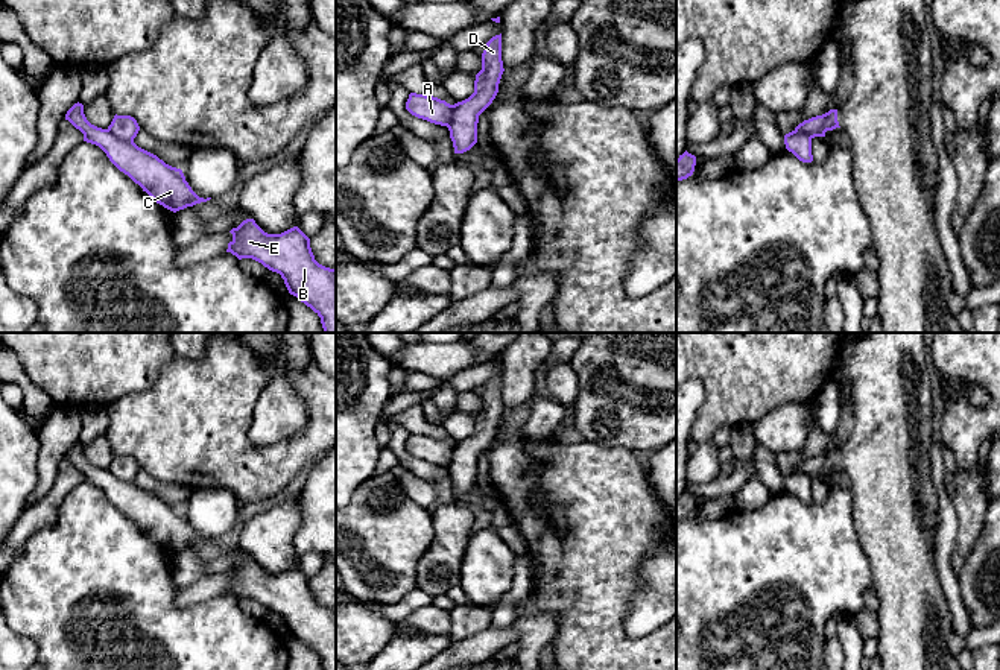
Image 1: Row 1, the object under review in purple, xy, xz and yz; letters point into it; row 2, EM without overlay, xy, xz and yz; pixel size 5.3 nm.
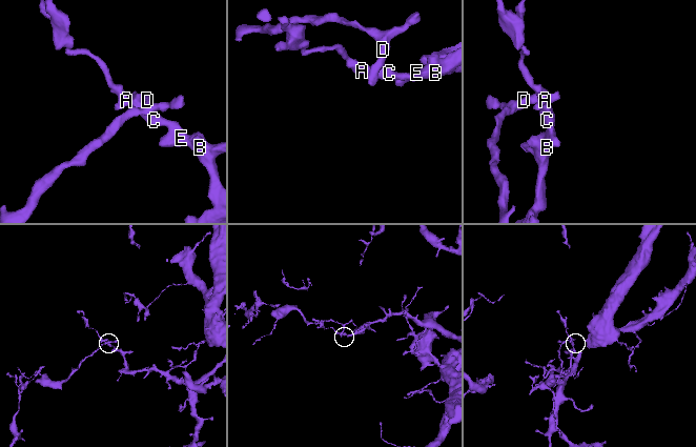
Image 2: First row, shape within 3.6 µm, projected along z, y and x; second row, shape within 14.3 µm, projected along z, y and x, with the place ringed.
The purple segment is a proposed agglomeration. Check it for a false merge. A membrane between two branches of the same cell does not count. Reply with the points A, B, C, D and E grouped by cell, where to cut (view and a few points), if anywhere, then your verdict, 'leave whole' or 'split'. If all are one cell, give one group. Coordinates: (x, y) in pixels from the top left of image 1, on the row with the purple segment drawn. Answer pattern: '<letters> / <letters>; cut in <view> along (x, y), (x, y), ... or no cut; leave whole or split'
A B C E / D; cut in xy along (107, 129), (123, 140), (132, 142); split

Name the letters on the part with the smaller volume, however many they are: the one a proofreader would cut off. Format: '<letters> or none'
D

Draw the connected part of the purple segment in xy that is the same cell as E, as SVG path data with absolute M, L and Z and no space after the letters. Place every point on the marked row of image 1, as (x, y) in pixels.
M246 219L229 232L233 240L228 243L226 252L239 260L252 258L269 270L280 273L289 293L321 318L324 333L336 333L336 269L325 267L315 260L310 239L298 226L281 234L267 234L254 219Z

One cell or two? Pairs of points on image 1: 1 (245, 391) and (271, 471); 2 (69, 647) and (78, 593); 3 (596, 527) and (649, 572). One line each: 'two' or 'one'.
1: one
2: one
3: two

